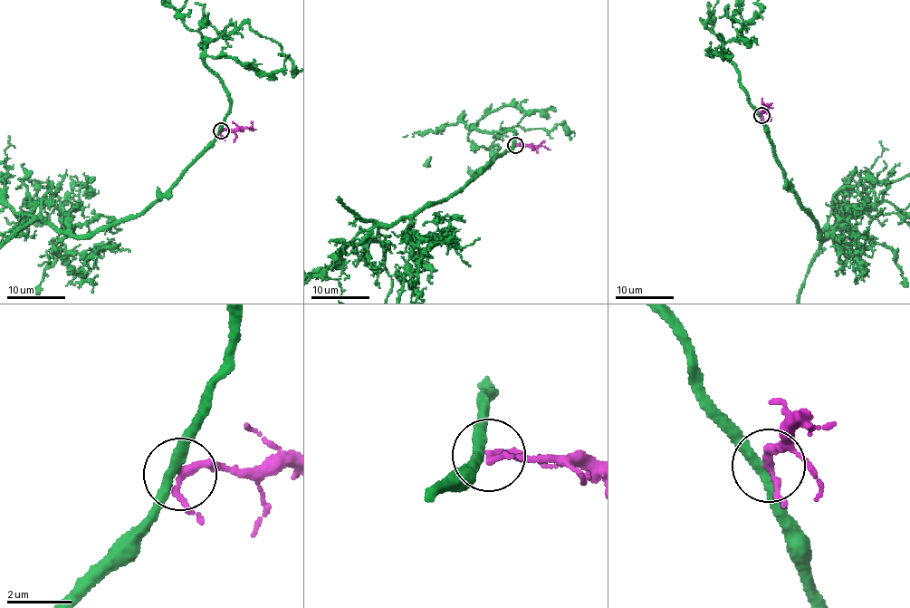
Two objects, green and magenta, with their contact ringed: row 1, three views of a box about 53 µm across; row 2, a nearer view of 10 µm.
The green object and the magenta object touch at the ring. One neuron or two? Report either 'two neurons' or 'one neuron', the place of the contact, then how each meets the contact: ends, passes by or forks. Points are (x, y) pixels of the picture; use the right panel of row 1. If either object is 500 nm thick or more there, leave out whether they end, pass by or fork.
two neurons | (761, 115) | green passes by | magenta passes by

